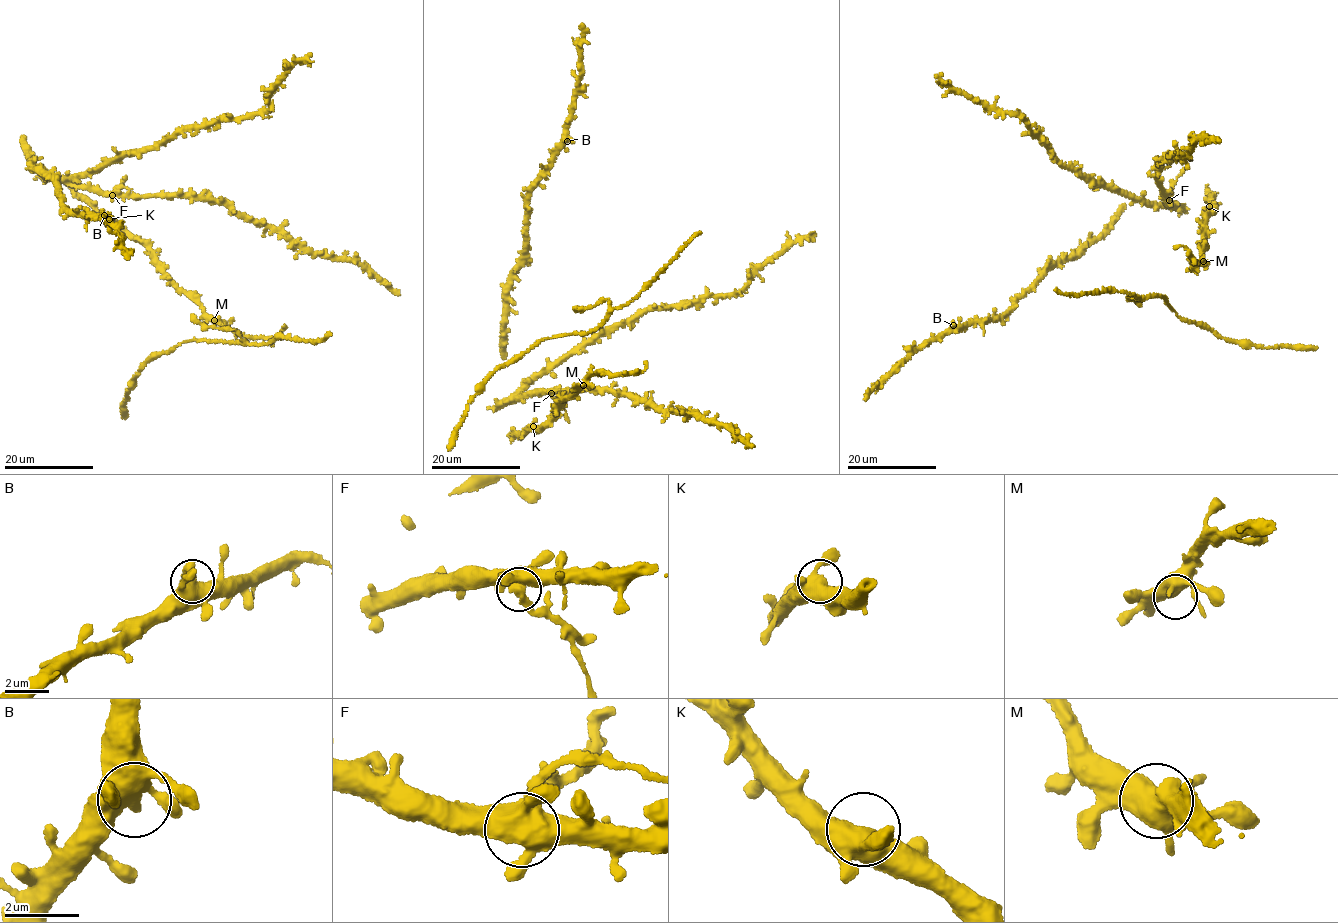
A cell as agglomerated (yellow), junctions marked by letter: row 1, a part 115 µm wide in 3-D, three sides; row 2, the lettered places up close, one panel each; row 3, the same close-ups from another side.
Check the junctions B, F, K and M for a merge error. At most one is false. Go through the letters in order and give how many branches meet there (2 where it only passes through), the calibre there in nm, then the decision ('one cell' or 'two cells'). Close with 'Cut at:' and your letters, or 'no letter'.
B: 4 branches meet; 480 nm thick; one cell
F: 6 branches meet; 500 nm thick; two cells
K: 4 branches meet; 440 nm thick; one cell
M: 4 branches meet; 500 nm thick; one cell
Cut at: F

